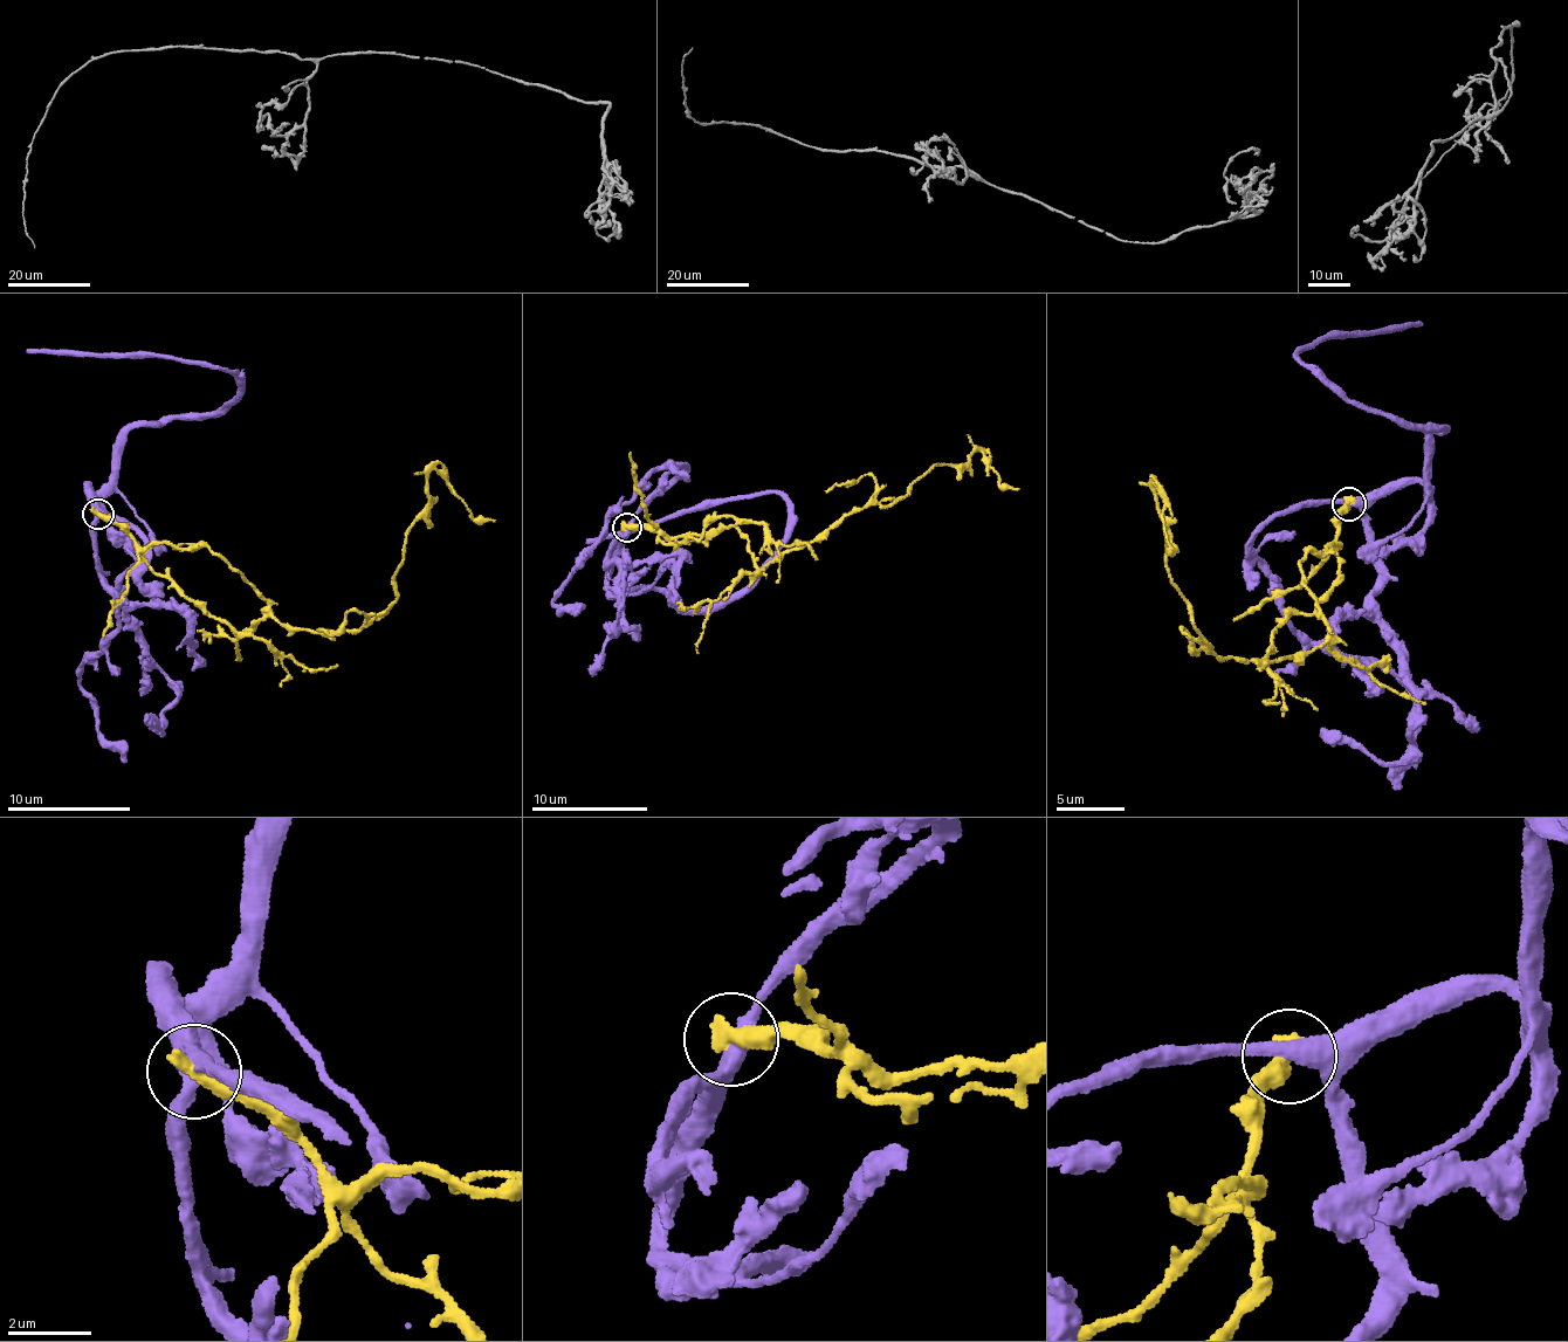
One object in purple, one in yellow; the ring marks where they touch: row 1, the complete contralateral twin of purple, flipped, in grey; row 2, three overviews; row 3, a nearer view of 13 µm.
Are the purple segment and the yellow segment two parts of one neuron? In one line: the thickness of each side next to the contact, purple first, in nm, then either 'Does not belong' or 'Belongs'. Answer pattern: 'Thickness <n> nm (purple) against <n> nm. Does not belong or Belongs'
Thickness 400 nm (purple) against 500 nm. Does not belong

